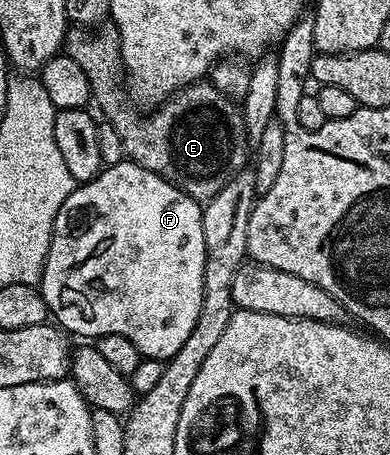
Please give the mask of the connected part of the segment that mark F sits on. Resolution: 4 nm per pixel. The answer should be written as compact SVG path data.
M121 158L118 164L113 164L110 168L109 165L102 167L93 180L78 183L67 198L67 202L63 202L63 206L65 210L97 210L97 234L99 236L107 236L107 254L99 254L97 256L97 264L91 268L91 272L89 272L89 268L85 268L87 272L85 272L85 276L77 278L77 284L73 286L75 290L71 290L69 294L67 292L65 294L55 292L55 304L49 308L52 319L66 333L74 332L77 336L120 338L134 344L141 351L142 357L168 362L177 353L179 346L183 346L183 342L187 342L188 336L191 335L191 330L195 330L195 321L199 319L199 310L203 306L205 243L203 242L203 218L201 217L202 205L195 198L188 196L183 190L179 190L179 186L167 182L167 178L163 178L143 166L139 166L134 160Z

